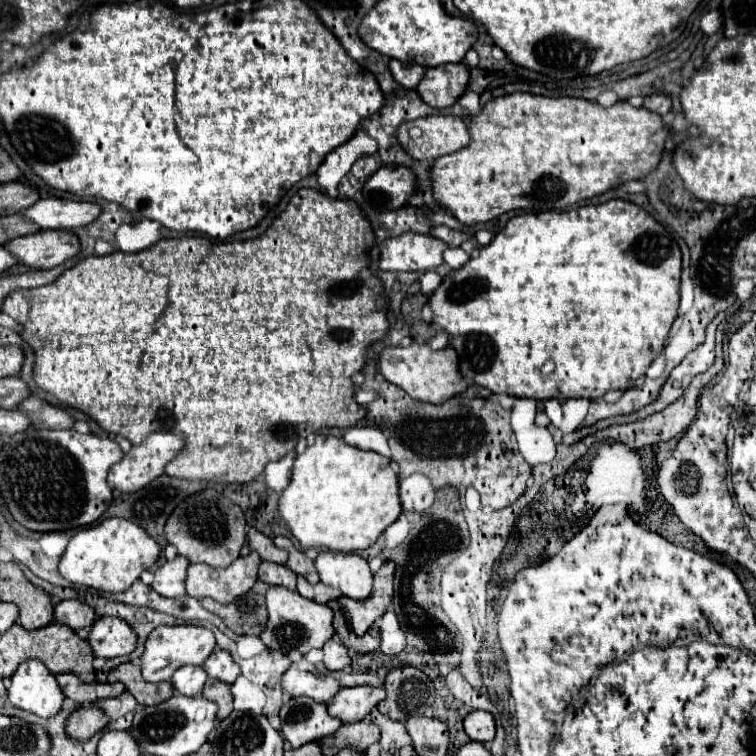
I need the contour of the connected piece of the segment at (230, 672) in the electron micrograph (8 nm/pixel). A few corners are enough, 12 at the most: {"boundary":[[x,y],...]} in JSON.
{"boundary":[[217,648],[205,662],[211,678],[233,684],[241,674],[231,652]]}

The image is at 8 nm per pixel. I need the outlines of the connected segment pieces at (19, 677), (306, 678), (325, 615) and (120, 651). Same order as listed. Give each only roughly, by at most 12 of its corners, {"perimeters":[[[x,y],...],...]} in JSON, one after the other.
{"perimeters":[[[39,660],[23,662],[9,688],[21,710],[51,718],[65,700]],[[301,664],[283,676],[283,692],[327,702],[339,692],[339,680],[315,676]],[[271,586],[259,636],[283,654],[307,654],[333,634],[333,610]],[[101,616],[89,634],[95,656],[131,654],[137,632],[121,618]]]}

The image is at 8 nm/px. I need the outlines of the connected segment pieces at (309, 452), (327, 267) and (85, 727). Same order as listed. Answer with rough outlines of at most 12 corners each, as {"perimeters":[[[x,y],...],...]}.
{"perimeters":[[[319,434],[279,512],[305,550],[363,550],[401,514],[391,458]],[[355,200],[91,256],[3,312],[165,474],[251,482],[367,416]],[[101,708],[75,710],[65,730],[71,738],[89,740],[109,724]]]}

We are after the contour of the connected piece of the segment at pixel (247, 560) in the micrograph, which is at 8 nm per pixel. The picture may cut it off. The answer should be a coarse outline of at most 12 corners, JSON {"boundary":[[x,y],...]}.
{"boundary":[[259,554],[229,568],[191,564],[187,594],[233,602],[257,582]]}

